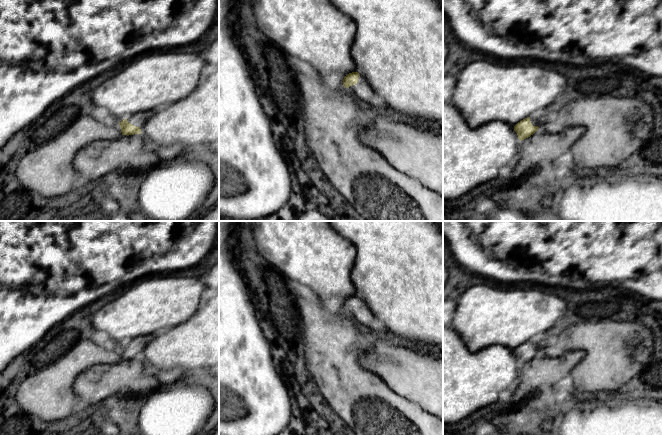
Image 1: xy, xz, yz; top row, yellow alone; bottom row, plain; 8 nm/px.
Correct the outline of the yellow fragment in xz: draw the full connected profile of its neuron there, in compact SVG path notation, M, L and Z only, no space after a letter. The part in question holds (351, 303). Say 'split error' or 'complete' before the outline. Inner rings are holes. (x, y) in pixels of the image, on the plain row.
split error; M352 296L346 299L343 303L343 310L350 314L354 321L363 328L372 331L385 331L368 305L358 296Z

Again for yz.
split error; M540 338L533 339L518 346L514 350L514 354L517 357L519 364L522 365L538 355L541 346L542 340Z

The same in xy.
split error; M155 334L136 337L119 346L122 359L141 358L145 347L152 341Z

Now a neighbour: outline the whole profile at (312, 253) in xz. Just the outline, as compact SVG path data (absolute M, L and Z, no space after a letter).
M253 221L253 225L258 252L286 278L307 286L323 302L339 309L343 309L346 299L358 296L351 277L357 256L356 247L338 234L328 221Z

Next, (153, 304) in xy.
M150 275L134 281L121 295L88 315L96 330L108 334L110 345L121 346L136 337L157 334L188 320L198 310L203 290L204 283L197 277Z

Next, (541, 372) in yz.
M571 351L553 358L536 355L520 365L519 379L509 392L507 405L517 406L534 393L552 387L569 375L584 356L584 351Z

